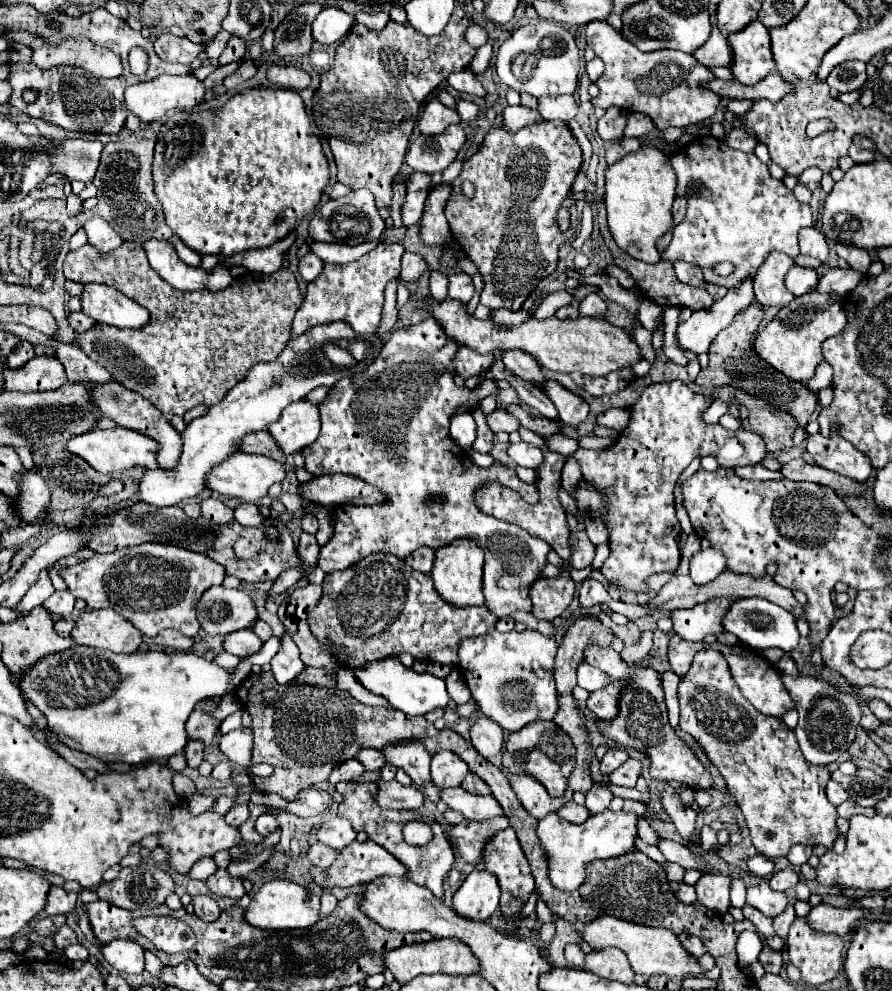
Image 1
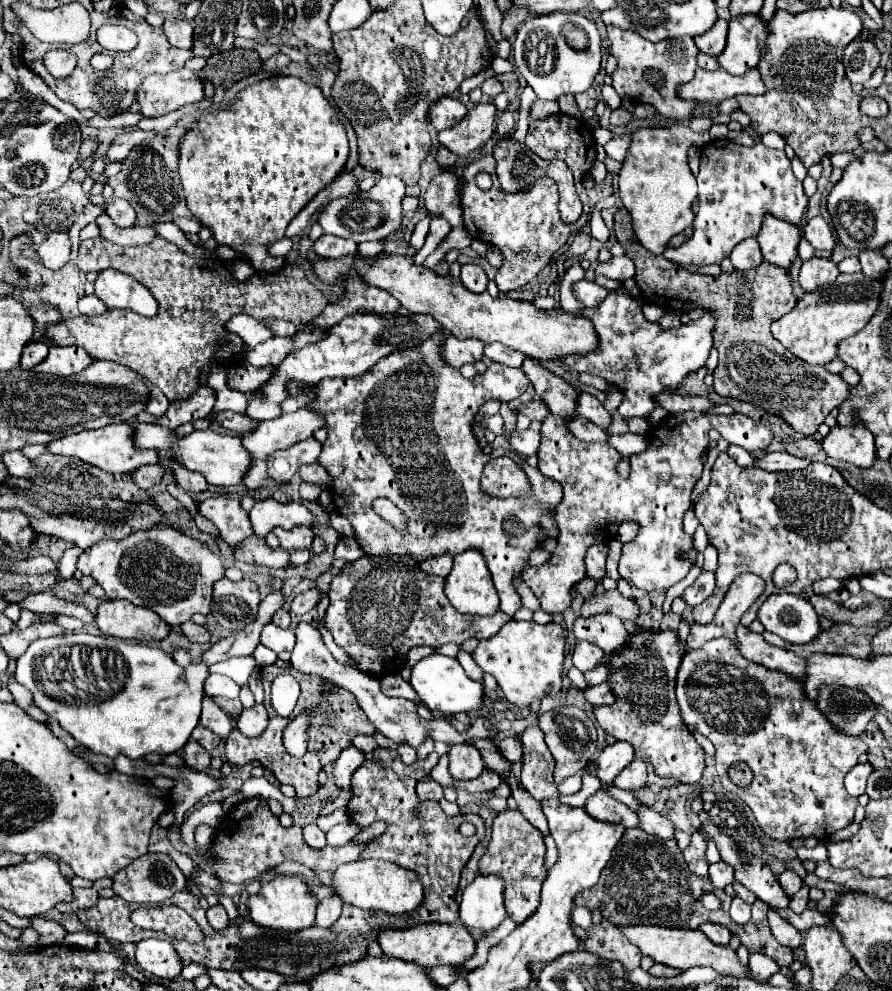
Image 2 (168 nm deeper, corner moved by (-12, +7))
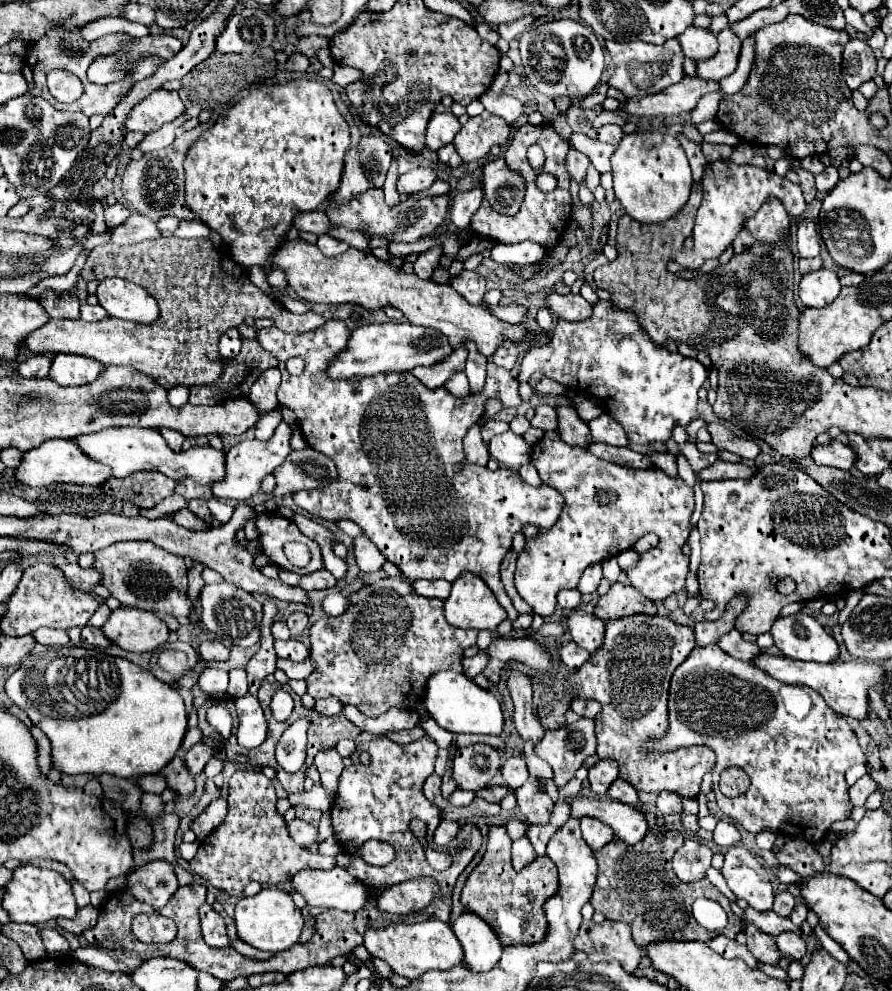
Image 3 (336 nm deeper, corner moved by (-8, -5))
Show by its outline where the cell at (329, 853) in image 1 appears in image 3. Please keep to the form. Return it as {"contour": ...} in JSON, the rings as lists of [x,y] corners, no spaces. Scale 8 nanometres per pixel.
{"contour":[[[293,819],[289,825],[287,825],[293,841],[301,847],[309,847],[311,843],[317,843],[319,841],[319,833],[313,825],[305,823],[305,821],[299,821],[299,819]]]}

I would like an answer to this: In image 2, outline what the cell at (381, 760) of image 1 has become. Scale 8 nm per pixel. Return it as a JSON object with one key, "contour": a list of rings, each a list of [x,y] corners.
{"contour":[[[355,735],[353,737],[353,747],[357,747],[363,753],[371,753],[375,749],[375,739],[371,735]]]}

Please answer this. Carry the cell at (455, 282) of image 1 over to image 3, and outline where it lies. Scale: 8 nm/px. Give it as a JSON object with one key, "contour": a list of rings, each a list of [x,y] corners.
{"contour":[[[461,271],[453,279],[453,287],[465,297],[467,303],[473,303],[473,305],[483,303],[485,279],[479,273],[475,273],[475,271]]]}

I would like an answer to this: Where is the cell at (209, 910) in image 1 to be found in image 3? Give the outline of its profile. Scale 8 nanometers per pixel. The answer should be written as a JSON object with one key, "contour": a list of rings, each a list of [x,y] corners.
{"contour":[[[201,905],[199,909],[199,917],[201,917],[201,931],[203,931],[203,939],[209,947],[227,947],[229,945],[229,937],[225,933],[225,921],[219,913],[213,911],[211,905]]]}

